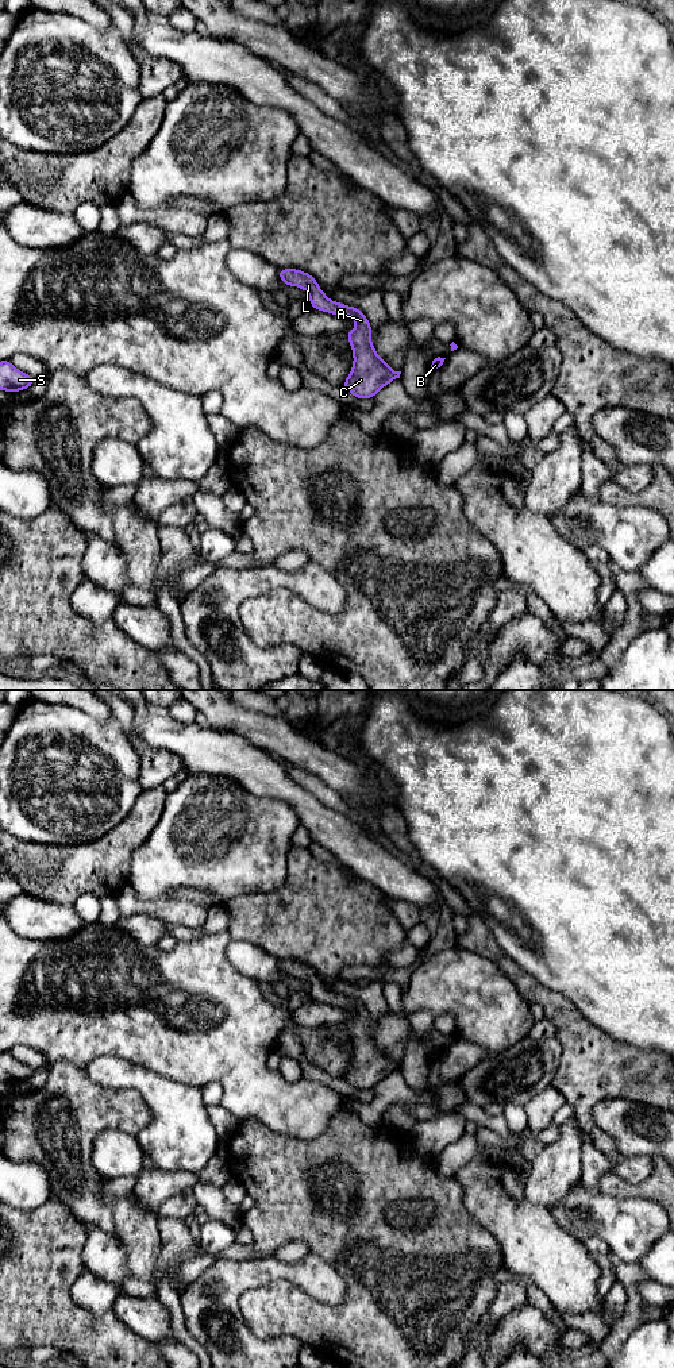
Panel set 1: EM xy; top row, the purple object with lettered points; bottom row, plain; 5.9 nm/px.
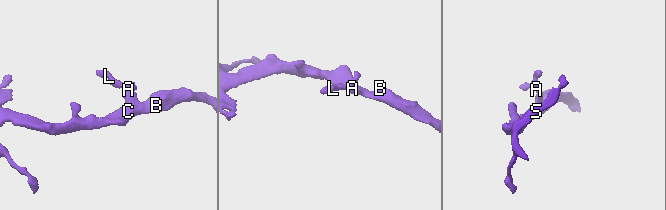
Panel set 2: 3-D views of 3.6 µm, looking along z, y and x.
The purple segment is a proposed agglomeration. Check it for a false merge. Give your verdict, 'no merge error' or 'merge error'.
no merge error

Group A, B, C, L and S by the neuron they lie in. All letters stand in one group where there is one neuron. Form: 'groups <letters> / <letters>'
groups A B C L S

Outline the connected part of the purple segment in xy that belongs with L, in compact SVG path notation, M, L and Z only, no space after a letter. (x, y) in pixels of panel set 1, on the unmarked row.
M282 960L278 962L278 967L285 976L304 980L309 987L312 999L338 1007L351 1007L355 1011L355 1020L346 1024L354 1053L343 1079L357 1091L373 1090L384 1078L400 1070L401 1063L393 1063L390 1056L374 1041L371 1016L361 1001L330 991L315 968L305 963Z

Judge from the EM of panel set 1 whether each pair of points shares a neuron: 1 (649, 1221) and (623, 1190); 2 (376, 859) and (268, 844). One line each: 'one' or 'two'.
1: two
2: two

